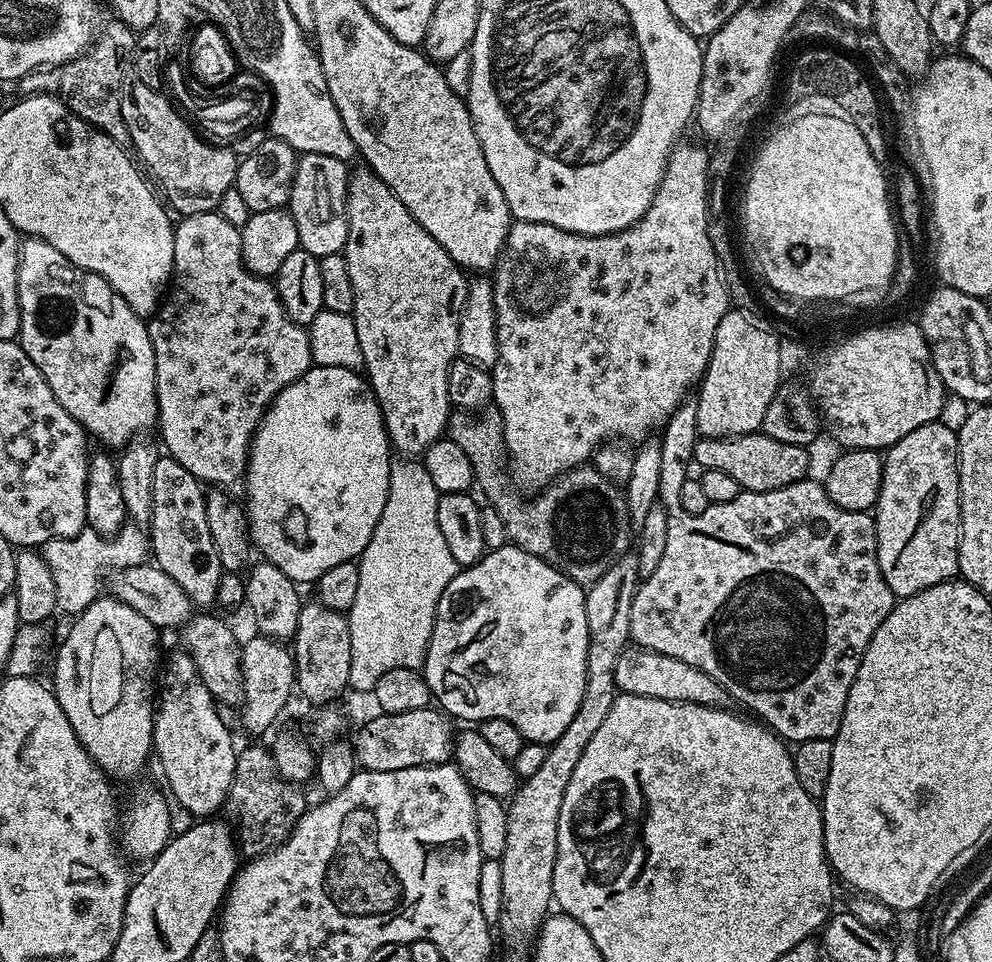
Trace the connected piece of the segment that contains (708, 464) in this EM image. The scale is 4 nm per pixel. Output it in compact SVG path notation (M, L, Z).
M753 430L750 432L740 432L739 434L708 434L703 438L697 439L692 446L692 460L695 463L700 463L701 469L709 468L710 470L723 470L726 474L730 474L730 478L734 478L734 482L738 482L740 489L746 492L765 492L766 490L782 490L782 486L790 486L794 482L805 479L809 475L808 472L808 452L809 449L805 446L794 446L790 442L778 442L778 438L770 438L763 430Z

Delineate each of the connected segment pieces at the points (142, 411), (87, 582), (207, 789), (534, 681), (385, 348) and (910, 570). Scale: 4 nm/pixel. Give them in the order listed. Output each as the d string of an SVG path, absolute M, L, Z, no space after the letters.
M29 236L20 245L18 262L18 306L20 335L18 342L26 350L30 362L42 370L42 378L54 390L54 398L62 402L66 414L73 416L89 437L101 440L109 449L123 449L148 427L157 423L155 356L148 325L108 285L106 278L75 268L50 242Z
M125 526L114 536L99 536L97 532L85 530L65 540L51 540L42 546L42 554L46 558L46 566L50 566L50 574L54 574L57 613L63 614L65 612L68 618L75 618L91 606L101 595L100 579L107 572L108 576L117 573L123 568L136 567L145 563L150 556L150 545L149 537L139 527Z
M183 650L172 652L162 664L162 676L164 672L165 688L158 692L158 703L154 708L152 722L152 747L155 759L160 759L160 768L168 779L168 788L172 791L171 799L181 804L188 812L193 812L196 818L208 818L219 808L225 807L228 792L232 789L232 775L236 769L238 755L237 745L232 745L232 736L220 717L221 709L218 701L212 697L210 690L202 682L202 674L198 674L198 666L194 666L194 658Z
M504 542L501 548L496 548L493 552L492 549L485 551L476 564L461 567L450 582L450 586L446 586L446 590L448 594L480 594L480 618L482 620L490 620L490 638L482 638L480 640L480 648L474 652L474 656L472 656L472 652L468 652L470 656L468 656L468 660L460 662L460 668L456 670L458 674L454 674L452 678L450 676L448 678L438 676L438 688L432 692L435 703L449 717L457 716L460 720L503 722L517 728L524 735L525 741L551 746L560 737L562 730L566 730L566 726L570 726L571 720L574 719L574 714L578 714L578 705L582 703L582 694L586 690L588 627L586 626L586 602L584 601L585 589L578 582L571 580L566 574L562 574L562 570L550 566L550 562L546 562L526 550L522 550L517 544Z
M360 166L357 172L355 169L348 177L348 233L342 255L346 258L346 267L350 270L350 286L354 286L354 306L350 315L358 330L358 346L362 346L363 371L384 415L384 429L388 431L388 443L395 451L396 448L400 451L401 457L423 457L427 448L445 435L448 427L450 415L448 375L450 366L458 359L458 326L460 315L464 312L469 277L465 269L453 262L450 254L446 254L446 250L438 242L434 242L432 235L413 218L410 210L406 210L406 206L394 194L394 190L390 190L390 186L386 186L386 182L382 182L382 178L378 178L367 166Z
M939 422L918 426L918 430L910 430L906 438L883 453L884 469L882 470L882 490L876 499L874 519L876 521L876 549L878 550L878 566L882 570L882 578L886 578L886 586L890 586L893 597L913 596L930 586L938 586L944 580L953 579L959 573L958 550L960 549L960 442L958 433L947 429Z

